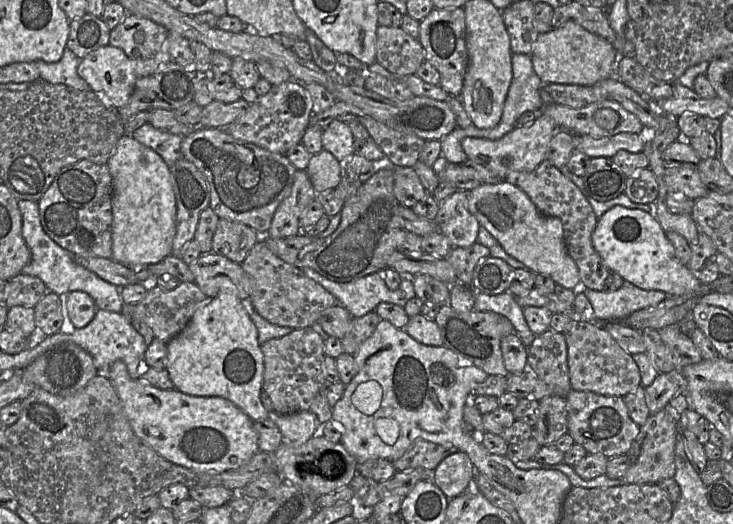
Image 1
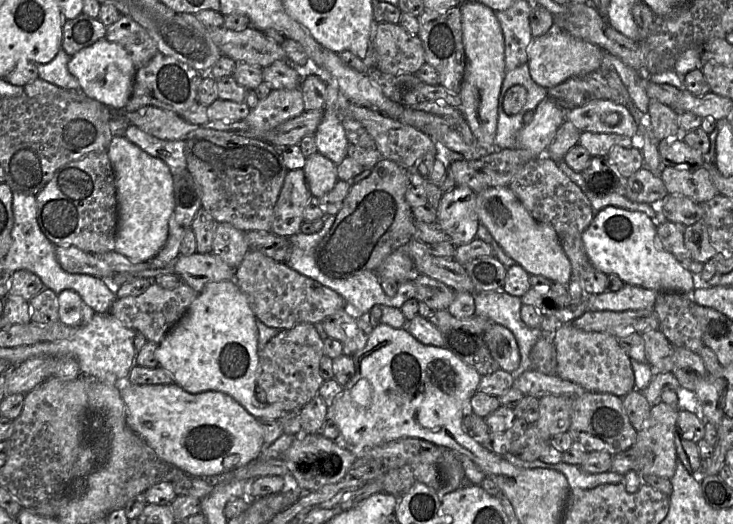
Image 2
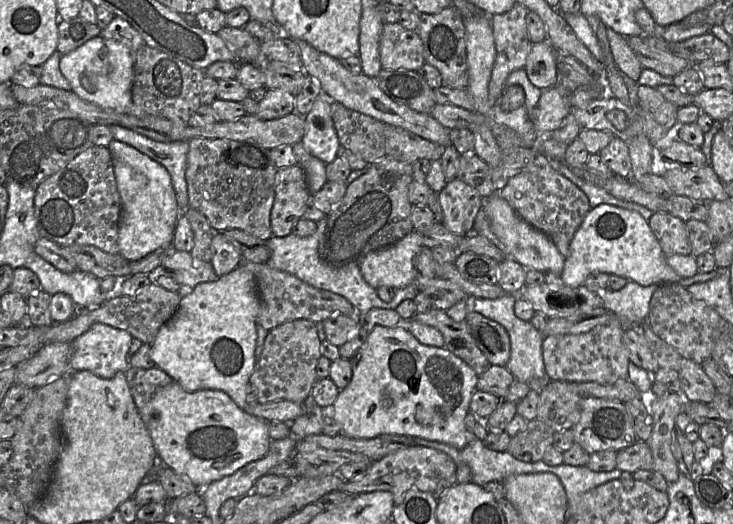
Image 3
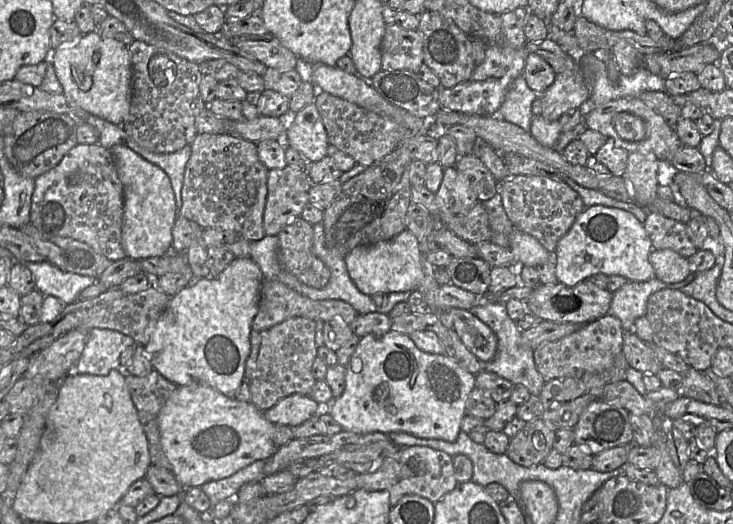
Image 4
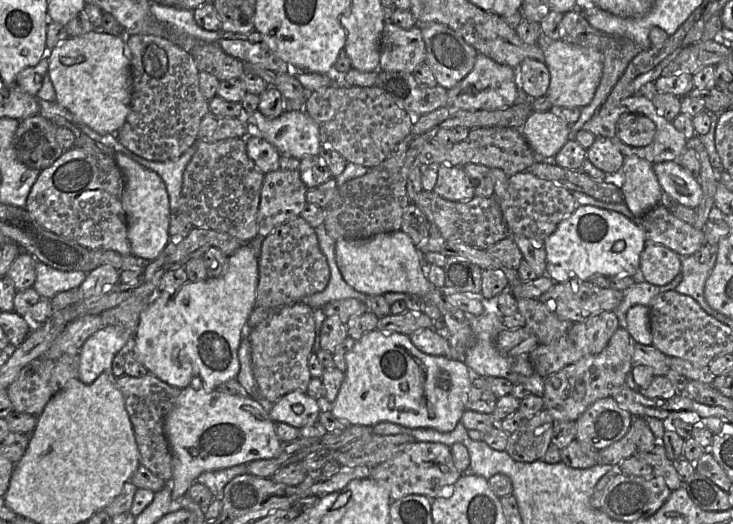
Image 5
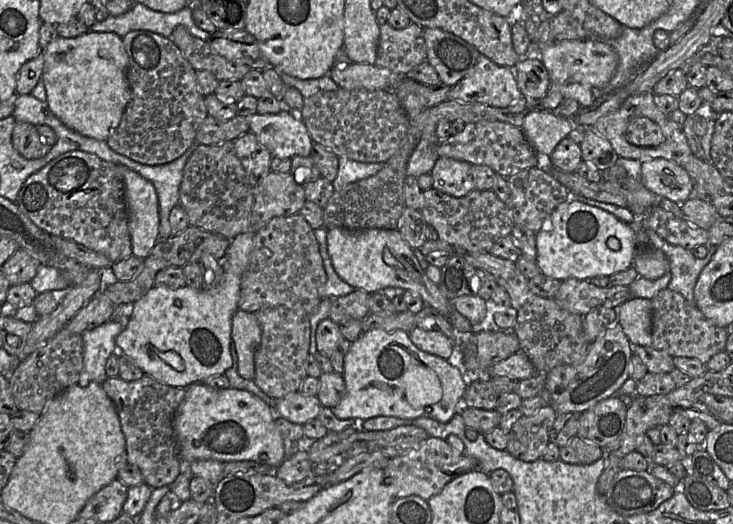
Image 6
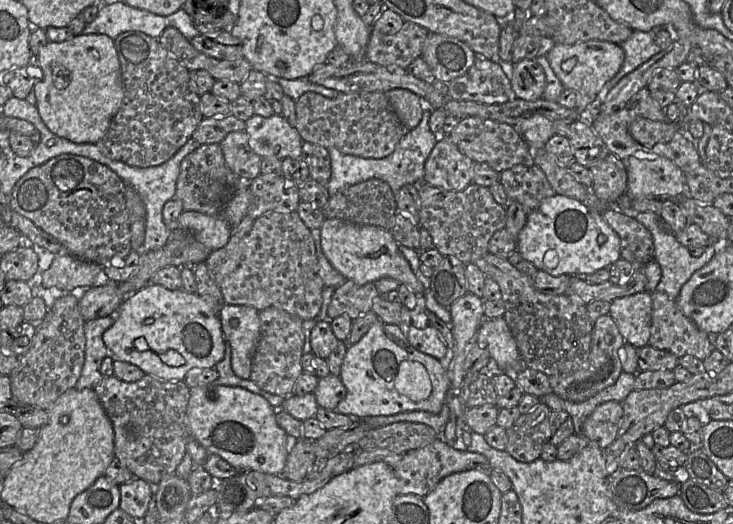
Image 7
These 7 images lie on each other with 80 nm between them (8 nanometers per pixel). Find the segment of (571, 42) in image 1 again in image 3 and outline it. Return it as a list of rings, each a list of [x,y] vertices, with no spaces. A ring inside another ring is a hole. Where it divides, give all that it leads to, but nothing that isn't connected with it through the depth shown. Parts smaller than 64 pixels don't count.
[[[547,41],[533,43],[528,54],[525,70],[529,81],[539,89],[548,89],[557,79],[557,51]]]

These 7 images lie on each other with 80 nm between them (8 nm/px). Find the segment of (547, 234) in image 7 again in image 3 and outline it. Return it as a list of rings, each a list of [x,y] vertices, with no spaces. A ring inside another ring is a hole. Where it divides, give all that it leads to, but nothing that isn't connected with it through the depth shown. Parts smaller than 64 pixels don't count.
[[[607,204],[591,209],[584,218],[570,243],[561,278],[565,285],[576,288],[584,285],[591,273],[621,276],[642,286],[677,283],[682,279],[666,262],[666,255],[645,219],[636,211]]]

